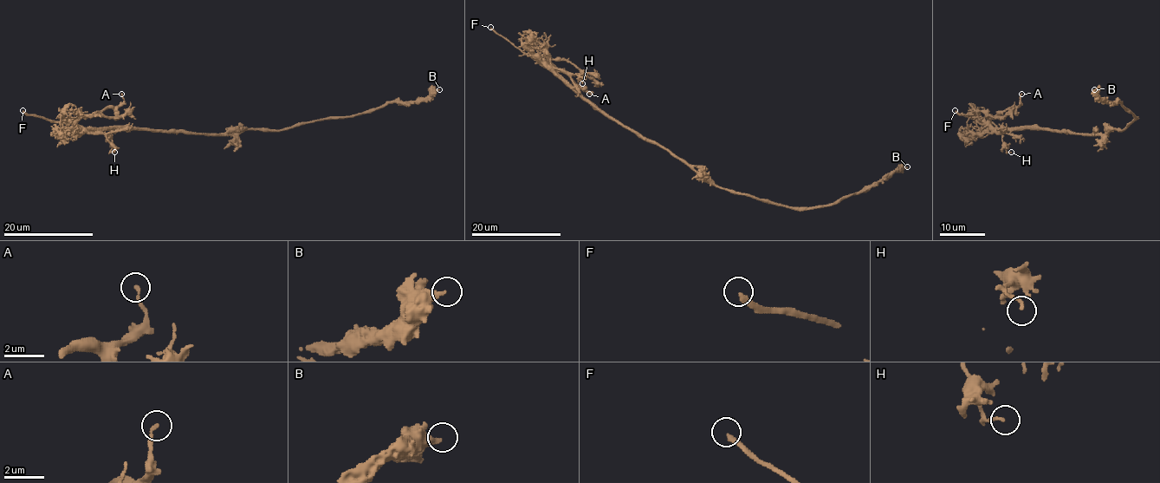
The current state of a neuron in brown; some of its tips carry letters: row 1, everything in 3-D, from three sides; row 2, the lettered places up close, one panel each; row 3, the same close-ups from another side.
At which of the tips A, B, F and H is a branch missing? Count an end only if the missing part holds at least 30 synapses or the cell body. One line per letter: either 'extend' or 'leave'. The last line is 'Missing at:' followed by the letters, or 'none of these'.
A: leave
B: leave
F: extend
H: leave
Missing at: F

